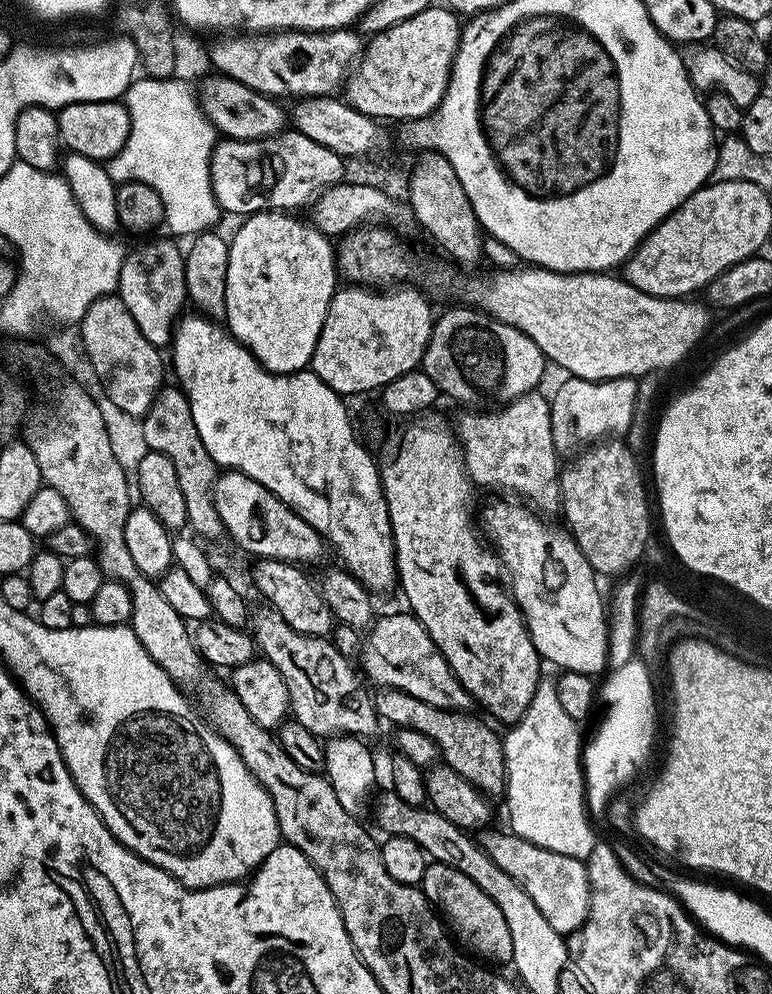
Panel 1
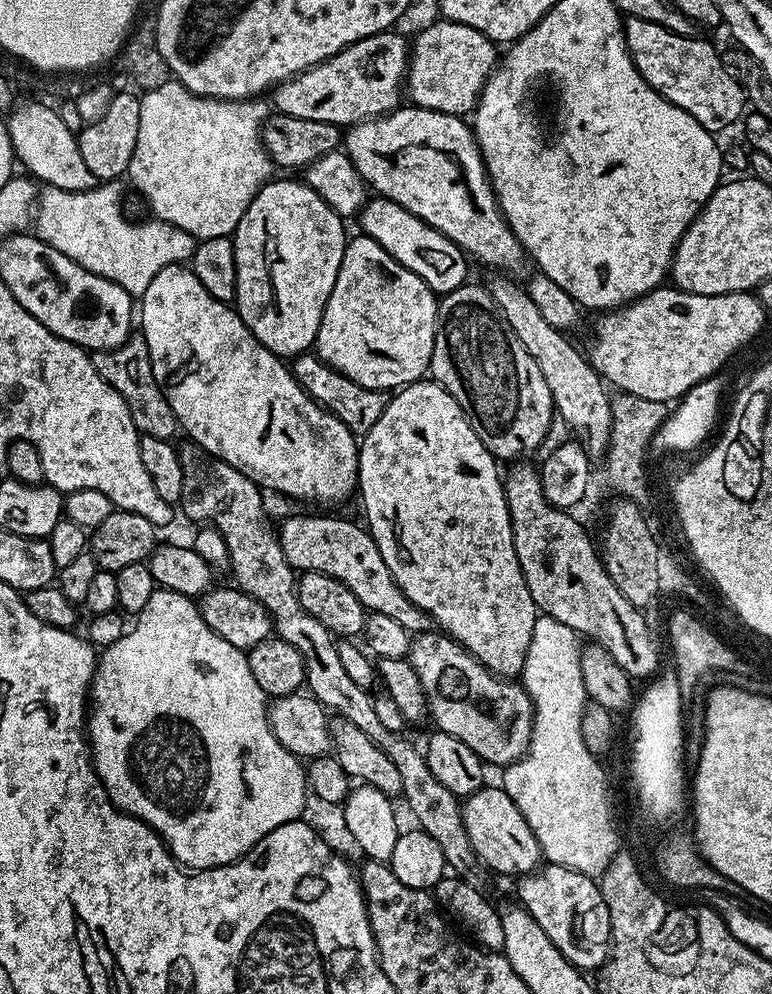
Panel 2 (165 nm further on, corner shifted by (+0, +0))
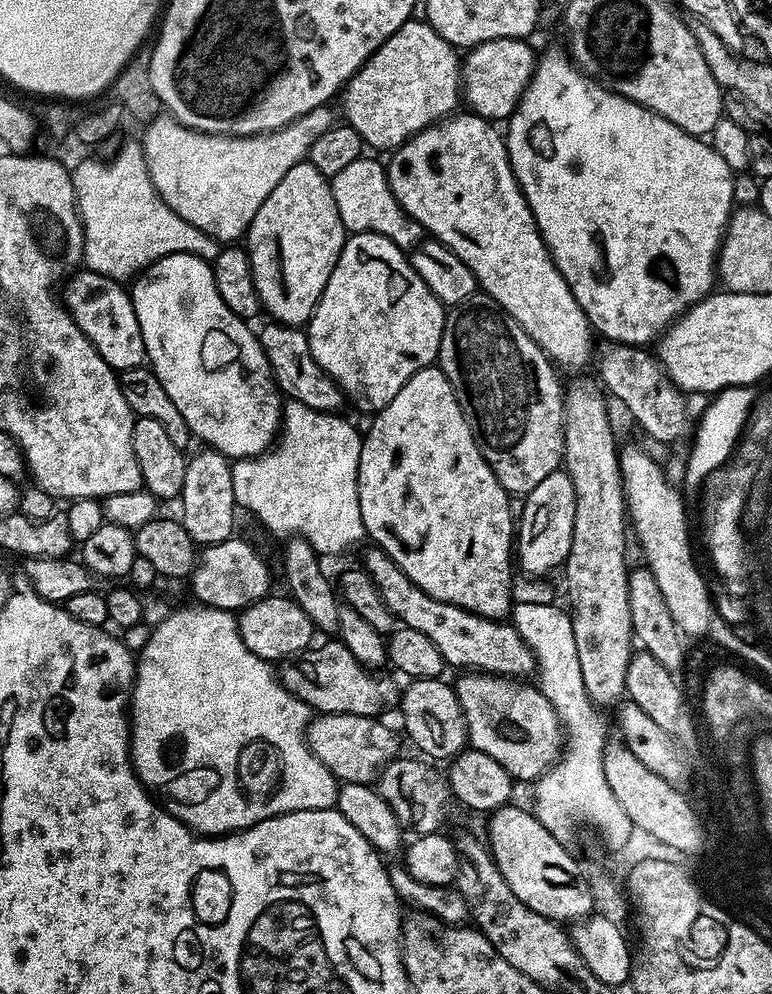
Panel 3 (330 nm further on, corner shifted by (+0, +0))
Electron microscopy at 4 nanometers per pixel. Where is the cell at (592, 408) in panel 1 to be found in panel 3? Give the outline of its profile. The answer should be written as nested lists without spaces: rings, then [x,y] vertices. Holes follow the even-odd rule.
[[[558,470],[550,478],[542,478],[534,490],[527,493],[524,513],[518,516],[518,531],[514,536],[514,556],[518,568],[532,576],[544,576],[561,567],[570,554],[574,534],[574,482],[567,472]]]

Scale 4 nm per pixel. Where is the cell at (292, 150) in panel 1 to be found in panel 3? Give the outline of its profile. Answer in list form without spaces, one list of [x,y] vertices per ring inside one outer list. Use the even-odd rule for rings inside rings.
[[[361,154],[350,166],[345,166],[340,173],[330,177],[334,206],[338,206],[338,218],[342,218],[345,229],[349,233],[373,232],[382,234],[382,238],[390,238],[399,248],[411,250],[423,244],[426,233],[423,226],[394,198],[394,190],[390,190],[388,170],[383,163],[371,160],[368,154]]]

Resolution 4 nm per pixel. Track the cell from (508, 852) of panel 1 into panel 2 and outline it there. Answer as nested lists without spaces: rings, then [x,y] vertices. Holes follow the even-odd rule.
[[[548,862],[537,867],[535,872],[523,873],[515,884],[515,899],[530,913],[534,922],[546,930],[546,938],[558,946],[573,966],[589,970],[599,969],[603,965],[610,955],[612,923],[606,898],[600,893],[599,883],[593,877]]]

